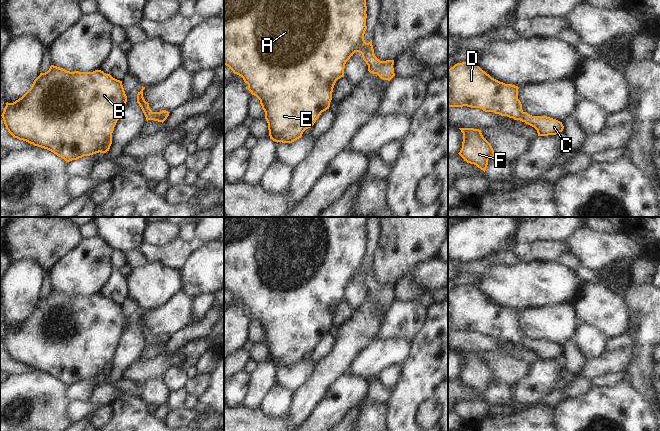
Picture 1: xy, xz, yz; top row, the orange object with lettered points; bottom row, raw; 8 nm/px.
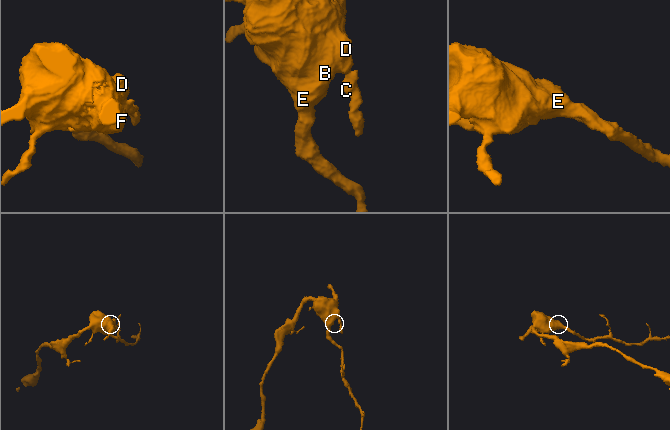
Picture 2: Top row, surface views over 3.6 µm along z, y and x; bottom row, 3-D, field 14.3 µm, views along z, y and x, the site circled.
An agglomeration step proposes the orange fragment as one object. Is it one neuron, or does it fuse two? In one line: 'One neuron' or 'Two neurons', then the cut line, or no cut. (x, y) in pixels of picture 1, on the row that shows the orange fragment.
One neuron. No split.

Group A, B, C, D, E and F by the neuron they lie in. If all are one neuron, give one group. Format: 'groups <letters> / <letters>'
groups A B C D E F

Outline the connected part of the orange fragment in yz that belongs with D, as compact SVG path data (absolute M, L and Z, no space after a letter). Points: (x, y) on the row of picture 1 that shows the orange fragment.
M474 62L457 63L448 69L448 107L480 108L534 127L538 136L563 131L562 122L547 116L532 116L522 110L518 86L505 84L483 71Z

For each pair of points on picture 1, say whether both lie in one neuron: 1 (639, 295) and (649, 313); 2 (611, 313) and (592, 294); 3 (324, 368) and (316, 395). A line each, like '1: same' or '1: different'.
1: same
2: same
3: same

